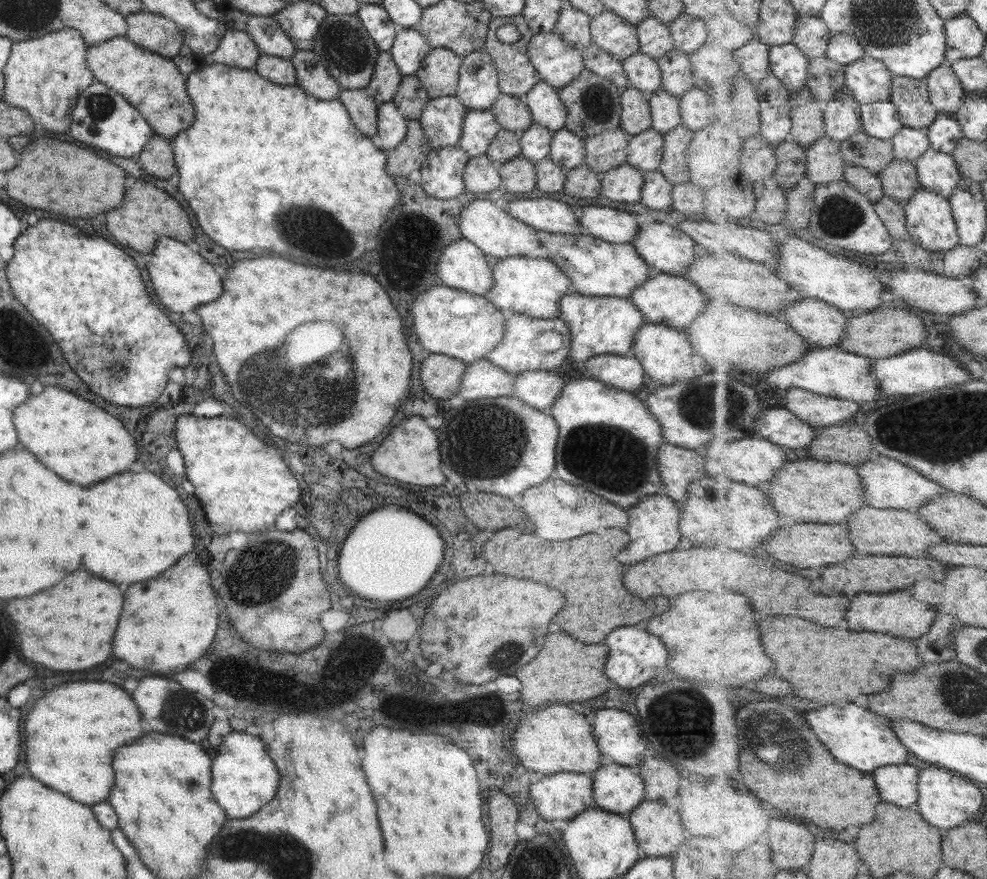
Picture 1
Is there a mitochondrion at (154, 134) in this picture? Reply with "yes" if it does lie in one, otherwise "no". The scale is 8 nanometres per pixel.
no

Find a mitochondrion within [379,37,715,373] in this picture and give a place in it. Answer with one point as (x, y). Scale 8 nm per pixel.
(597, 102)

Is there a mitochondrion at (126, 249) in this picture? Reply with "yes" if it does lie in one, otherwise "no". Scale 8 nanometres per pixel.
no

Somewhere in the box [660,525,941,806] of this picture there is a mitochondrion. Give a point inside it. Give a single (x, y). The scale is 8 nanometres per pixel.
(780, 733)

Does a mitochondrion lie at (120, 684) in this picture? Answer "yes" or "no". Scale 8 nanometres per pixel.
no

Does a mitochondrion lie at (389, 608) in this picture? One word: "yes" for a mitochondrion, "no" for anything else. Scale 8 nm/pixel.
no

